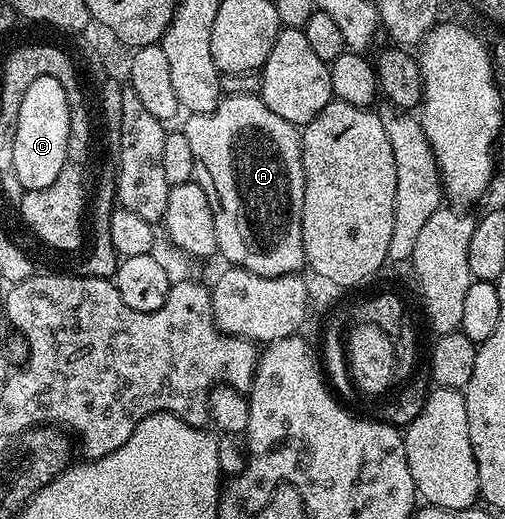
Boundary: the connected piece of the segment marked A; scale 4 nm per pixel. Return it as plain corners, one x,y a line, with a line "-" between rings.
233,94
224,97
212,114
193,114
181,126
182,133
189,140
189,149
193,151
195,165
194,181
209,196
209,204
213,212
213,228
217,232
218,253
228,258
232,267
247,270
262,278
280,278
286,274
302,271
305,266
303,256
303,140
300,127
294,126
289,120
281,120
277,112
273,112
263,103
262,97
254,94

